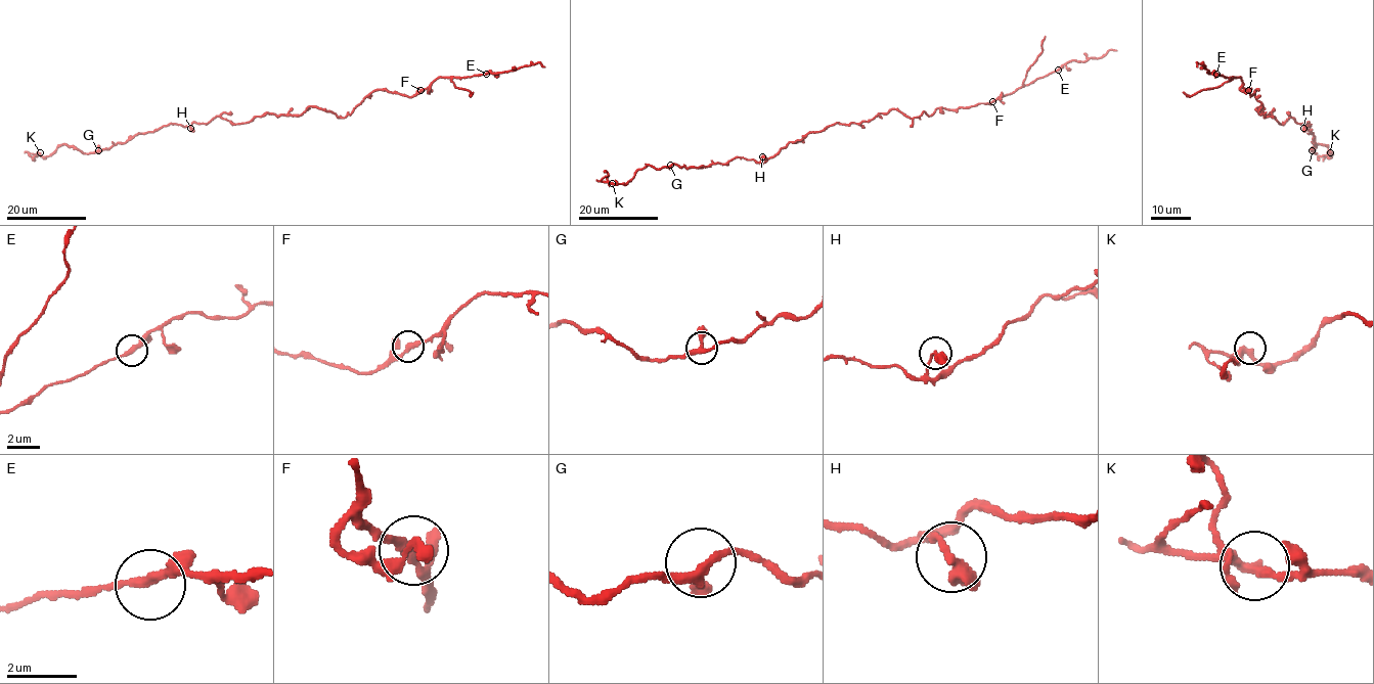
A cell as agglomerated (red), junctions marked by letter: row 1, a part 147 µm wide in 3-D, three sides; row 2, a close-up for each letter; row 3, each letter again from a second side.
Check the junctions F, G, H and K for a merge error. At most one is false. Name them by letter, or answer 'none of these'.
none of these

